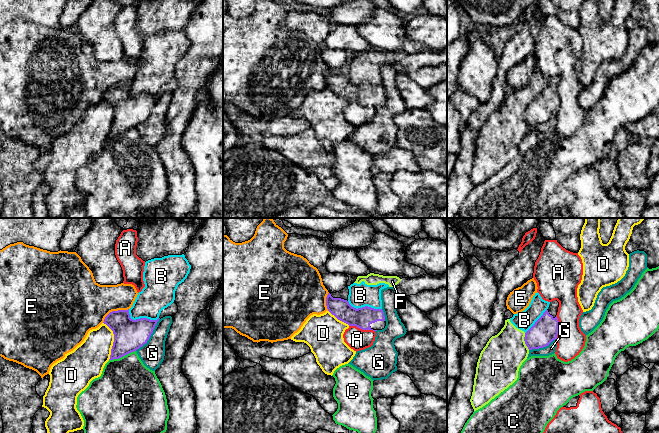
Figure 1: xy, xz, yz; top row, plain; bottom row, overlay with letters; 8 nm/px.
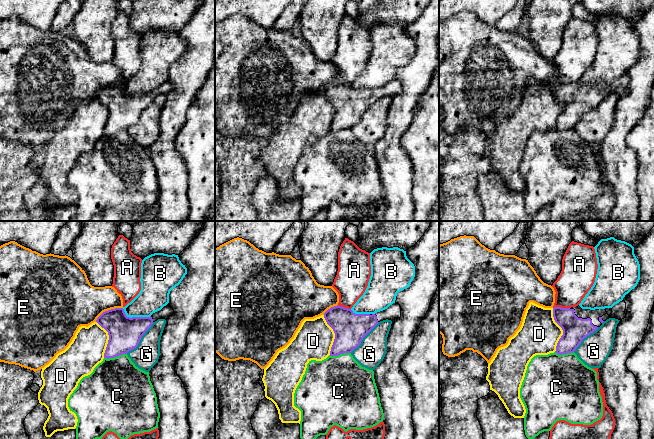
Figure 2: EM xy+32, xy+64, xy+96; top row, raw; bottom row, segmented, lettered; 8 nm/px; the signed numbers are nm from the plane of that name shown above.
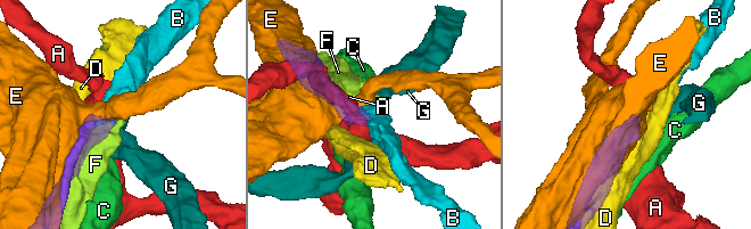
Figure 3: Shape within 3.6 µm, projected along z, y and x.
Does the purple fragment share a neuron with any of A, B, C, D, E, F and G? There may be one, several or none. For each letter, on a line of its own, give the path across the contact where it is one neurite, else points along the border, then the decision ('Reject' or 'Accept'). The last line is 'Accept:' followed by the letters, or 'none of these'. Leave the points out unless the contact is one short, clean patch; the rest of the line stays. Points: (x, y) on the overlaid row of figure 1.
A: Boundary: xz (349, 325), (374, 331). Reject
B: Boundary: xy (128, 309), (129, 316), (133, 319), (158, 318). Reject
C: Reject
D: Reject
E: Reject
F: Reject
G: Boundary: xy (159, 318), (149, 339), (135, 350). Reject
Accept: none of these

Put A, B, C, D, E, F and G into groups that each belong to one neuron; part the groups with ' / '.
A / B F / C / D / E / G

